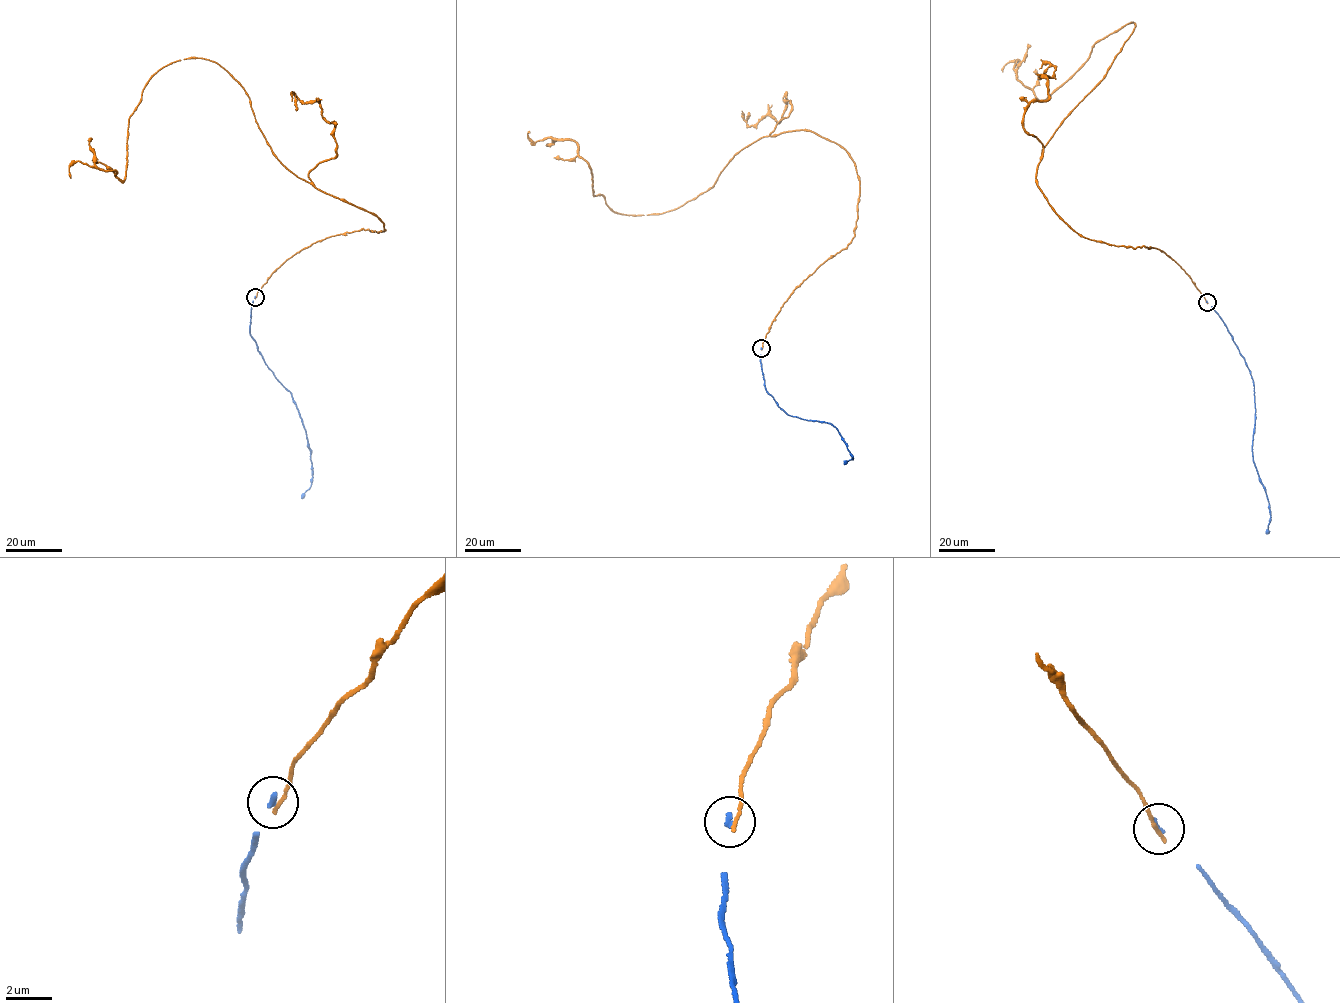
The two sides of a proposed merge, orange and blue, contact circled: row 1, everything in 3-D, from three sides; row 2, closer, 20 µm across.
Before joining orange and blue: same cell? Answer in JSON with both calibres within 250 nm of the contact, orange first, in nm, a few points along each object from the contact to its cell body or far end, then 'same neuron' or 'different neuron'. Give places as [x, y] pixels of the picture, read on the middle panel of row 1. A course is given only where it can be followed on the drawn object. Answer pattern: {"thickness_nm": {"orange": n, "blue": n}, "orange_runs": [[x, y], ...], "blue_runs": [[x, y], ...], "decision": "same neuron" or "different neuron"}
{"thickness_nm": {"orange": 160, "blue": 200}, "orange_runs": [[762, 349], [854, 235], [844, 149], [760, 138], [713, 187], [629, 215], [594, 196], [574, 141], [530, 132]], "blue_runs": [[761, 349], [765, 388], [788, 415], [833, 425], [853, 459], [844, 462]], "decision": "different neuron"}

